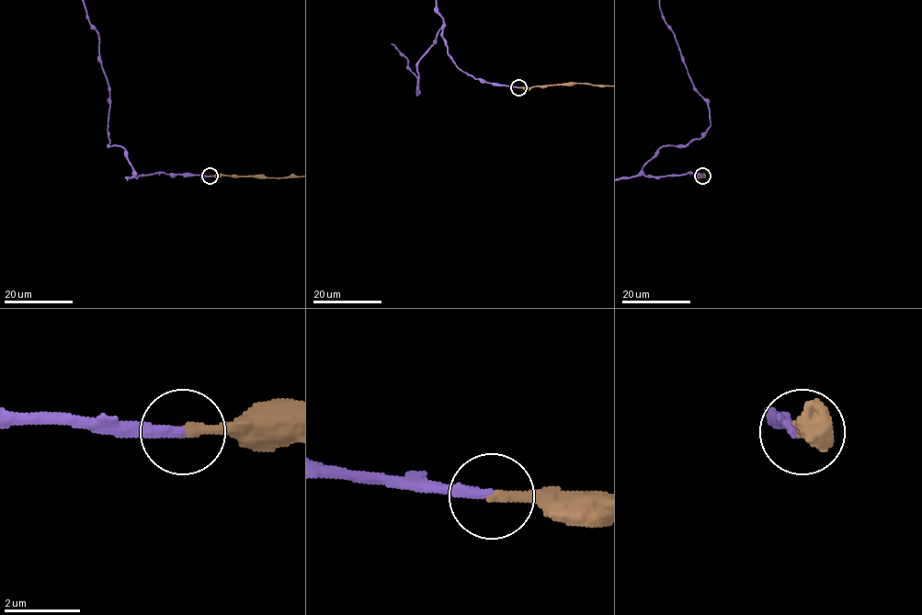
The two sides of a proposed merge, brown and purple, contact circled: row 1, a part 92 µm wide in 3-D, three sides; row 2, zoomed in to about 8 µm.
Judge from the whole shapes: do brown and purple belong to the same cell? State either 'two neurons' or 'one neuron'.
one neuron

